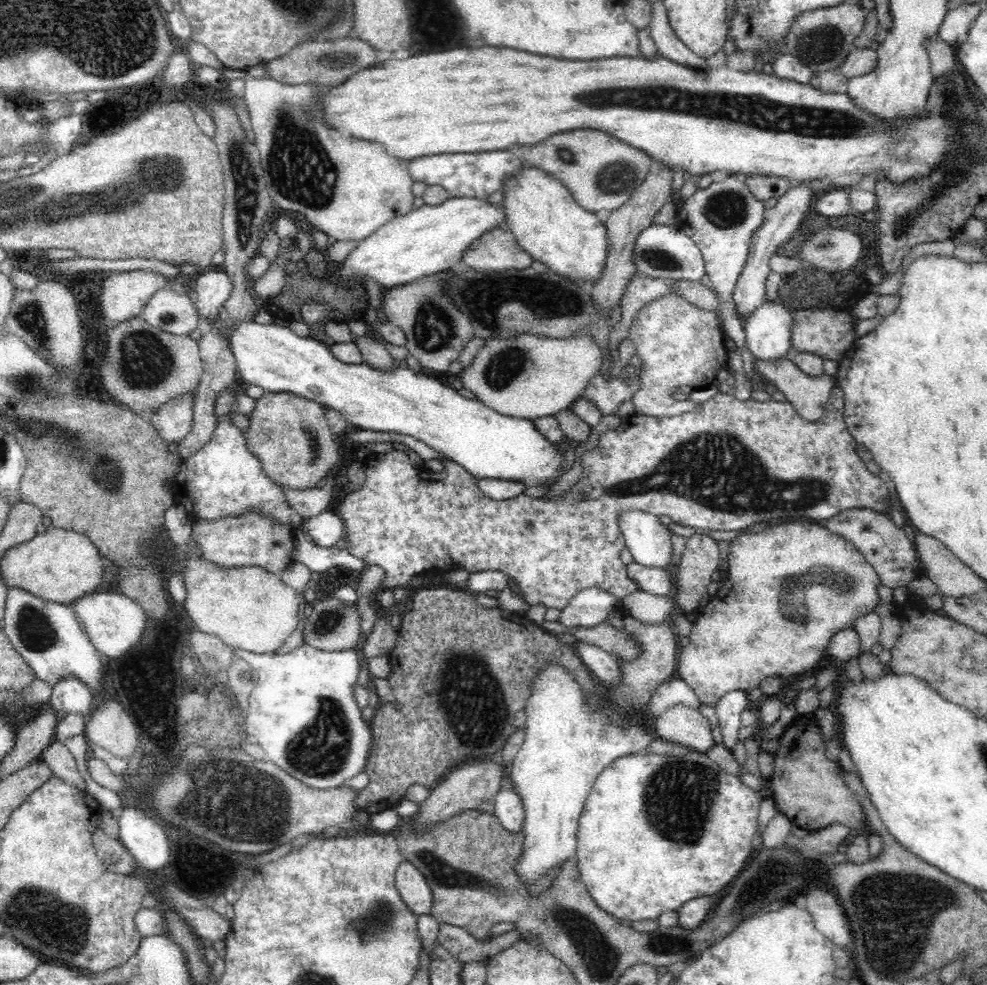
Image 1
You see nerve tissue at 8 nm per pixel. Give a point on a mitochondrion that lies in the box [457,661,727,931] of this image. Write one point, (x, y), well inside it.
(680, 795)

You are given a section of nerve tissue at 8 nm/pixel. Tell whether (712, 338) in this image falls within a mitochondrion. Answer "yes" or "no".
no

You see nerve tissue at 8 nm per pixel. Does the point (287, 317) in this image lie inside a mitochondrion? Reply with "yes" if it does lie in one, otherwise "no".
no

